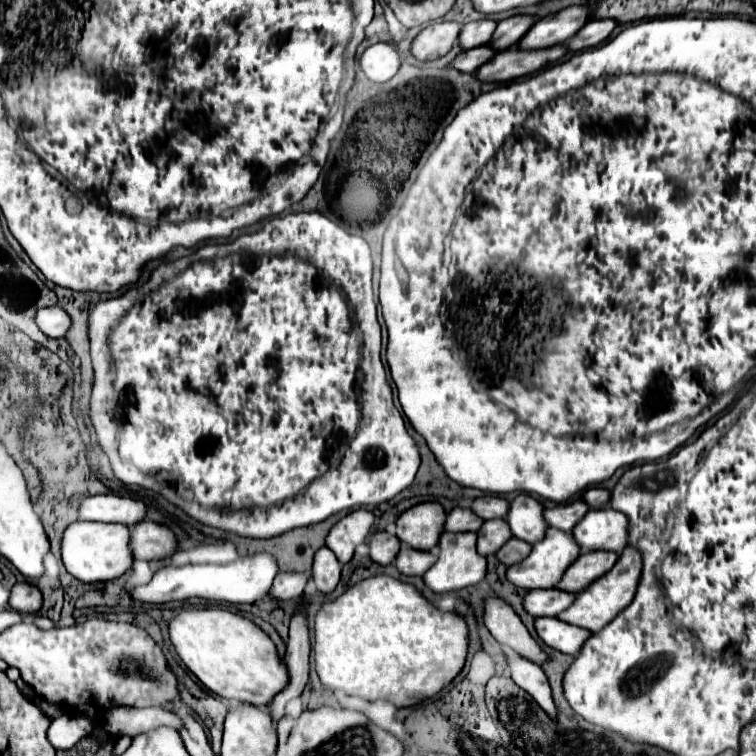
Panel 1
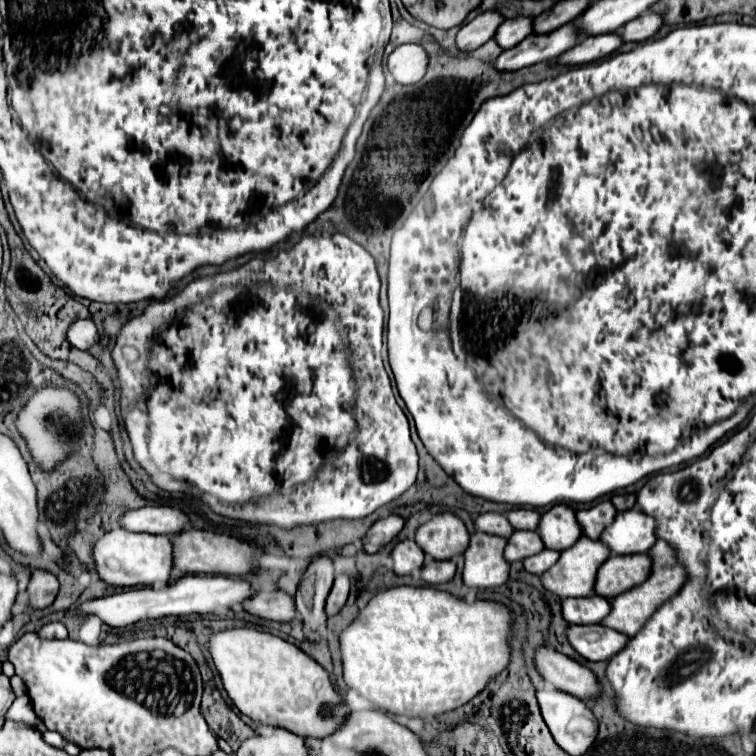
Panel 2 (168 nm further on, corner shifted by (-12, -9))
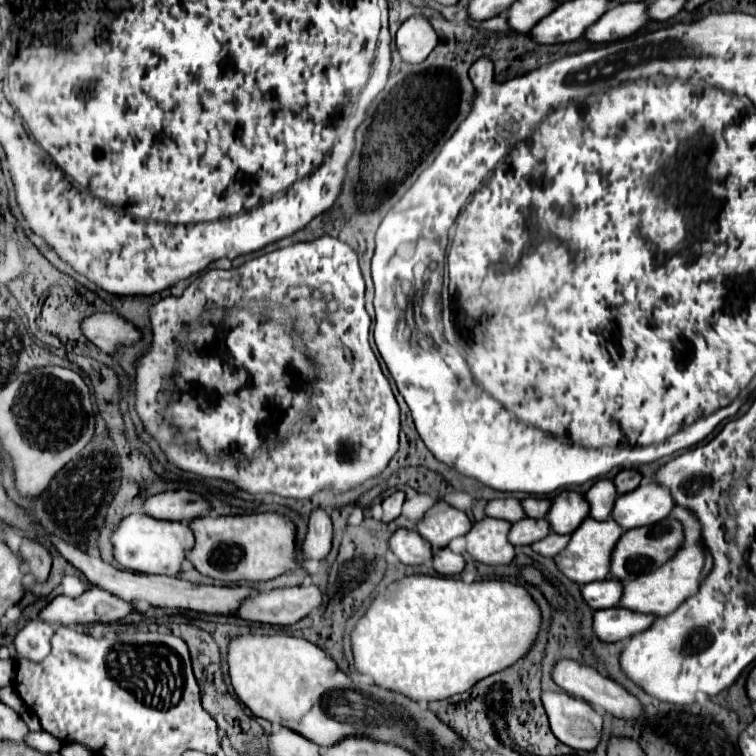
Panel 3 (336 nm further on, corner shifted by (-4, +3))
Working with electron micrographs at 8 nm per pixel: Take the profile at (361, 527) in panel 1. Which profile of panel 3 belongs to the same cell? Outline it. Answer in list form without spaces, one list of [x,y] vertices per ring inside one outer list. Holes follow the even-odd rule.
[[[394,492],[388,498],[384,498],[382,502],[382,522],[392,522],[394,518],[400,516],[402,512],[402,504],[404,504],[404,492]]]

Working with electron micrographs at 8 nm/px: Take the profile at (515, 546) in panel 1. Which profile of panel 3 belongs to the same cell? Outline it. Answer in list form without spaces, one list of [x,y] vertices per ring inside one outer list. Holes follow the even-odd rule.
[[[550,532],[546,538],[534,542],[534,544],[532,544],[532,550],[534,550],[536,554],[540,554],[540,556],[550,556],[550,558],[552,558],[552,556],[556,556],[560,550],[566,548],[568,540],[570,540],[568,534],[566,534],[566,536],[560,536],[560,534]]]

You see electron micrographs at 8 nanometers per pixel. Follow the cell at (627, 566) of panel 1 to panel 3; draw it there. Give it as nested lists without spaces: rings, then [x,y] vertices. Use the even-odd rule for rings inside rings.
[[[674,508],[670,512],[674,520],[678,520],[684,528],[684,542],[678,548],[678,552],[660,568],[656,568],[650,574],[638,576],[636,580],[628,580],[628,584],[622,584],[622,598],[618,602],[620,608],[640,612],[640,614],[654,614],[654,616],[666,616],[678,608],[680,602],[684,602],[692,592],[698,590],[700,580],[710,572],[712,568],[712,556],[706,552],[700,540],[700,524],[698,520],[684,508]]]

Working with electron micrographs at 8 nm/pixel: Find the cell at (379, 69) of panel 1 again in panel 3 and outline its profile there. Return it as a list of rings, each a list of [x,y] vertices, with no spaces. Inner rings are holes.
[[[424,16],[408,18],[396,32],[396,50],[408,64],[420,64],[438,44],[438,36]]]

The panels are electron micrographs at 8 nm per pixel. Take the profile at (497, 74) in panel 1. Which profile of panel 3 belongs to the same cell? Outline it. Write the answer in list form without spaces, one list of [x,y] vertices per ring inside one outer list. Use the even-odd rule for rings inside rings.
[[[614,4],[610,10],[606,10],[586,32],[584,40],[592,44],[606,44],[616,42],[632,36],[648,22],[646,16],[646,4]]]

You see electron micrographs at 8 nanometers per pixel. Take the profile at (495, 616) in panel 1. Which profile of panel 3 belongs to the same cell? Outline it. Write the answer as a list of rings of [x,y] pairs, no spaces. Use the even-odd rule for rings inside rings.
[[[562,658],[552,668],[552,680],[562,690],[566,690],[568,694],[572,694],[576,698],[582,698],[588,704],[598,706],[598,708],[602,708],[602,710],[618,716],[618,718],[636,718],[642,712],[642,706],[640,706],[640,702],[634,696],[630,696],[620,684],[616,684],[614,680],[610,680],[608,676],[602,676],[596,668],[592,668],[588,664],[582,664],[582,662],[570,660],[570,658]]]

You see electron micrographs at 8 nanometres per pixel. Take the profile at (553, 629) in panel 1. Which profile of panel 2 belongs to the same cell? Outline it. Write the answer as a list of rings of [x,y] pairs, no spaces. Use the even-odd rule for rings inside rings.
[[[592,624],[592,626],[570,626],[568,640],[574,646],[574,650],[582,654],[586,660],[610,660],[624,648],[624,644],[628,644],[630,638],[614,628]]]

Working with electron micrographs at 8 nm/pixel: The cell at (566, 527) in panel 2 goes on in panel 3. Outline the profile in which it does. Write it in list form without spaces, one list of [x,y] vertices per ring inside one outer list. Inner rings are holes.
[[[564,490],[552,498],[546,518],[556,534],[572,534],[580,526],[580,520],[588,516],[588,510],[588,502],[582,494]]]

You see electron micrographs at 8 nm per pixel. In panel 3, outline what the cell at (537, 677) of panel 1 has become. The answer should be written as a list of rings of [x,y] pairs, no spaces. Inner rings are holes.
[[[542,692],[552,734],[574,750],[594,750],[600,742],[602,716],[594,708],[566,692]]]

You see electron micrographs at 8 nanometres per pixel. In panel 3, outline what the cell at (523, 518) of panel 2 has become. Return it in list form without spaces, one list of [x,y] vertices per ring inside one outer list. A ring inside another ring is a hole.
[[[530,496],[530,498],[524,498],[520,504],[528,518],[544,518],[550,506],[550,498],[532,498]]]

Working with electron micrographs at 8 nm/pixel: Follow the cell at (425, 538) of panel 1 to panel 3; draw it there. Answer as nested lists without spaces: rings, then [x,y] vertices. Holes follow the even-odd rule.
[[[436,502],[418,522],[416,530],[434,548],[444,548],[452,538],[464,536],[470,526],[472,524],[462,510],[456,510],[446,502]]]

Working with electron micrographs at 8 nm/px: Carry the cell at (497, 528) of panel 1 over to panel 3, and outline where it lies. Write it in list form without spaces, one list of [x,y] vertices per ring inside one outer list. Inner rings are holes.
[[[522,518],[522,520],[512,524],[512,528],[508,532],[508,542],[514,546],[534,544],[536,540],[544,538],[546,534],[550,534],[550,526],[548,526],[546,518],[540,518],[540,520]]]

